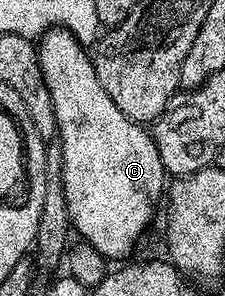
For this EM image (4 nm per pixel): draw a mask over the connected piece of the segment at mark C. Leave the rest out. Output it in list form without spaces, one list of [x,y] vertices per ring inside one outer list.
[[[53,27],[41,36],[36,48],[39,65],[43,69],[43,81],[47,81],[47,89],[51,93],[51,105],[55,105],[55,130],[61,134],[59,136],[59,142],[63,149],[63,173],[61,176],[63,177],[65,196],[67,197],[67,213],[72,230],[76,234],[78,231],[85,238],[82,240],[88,246],[94,247],[106,261],[121,259],[124,255],[132,253],[133,246],[140,241],[141,234],[148,229],[149,222],[153,219],[153,210],[156,209],[157,202],[160,199],[162,202],[163,192],[167,187],[167,172],[159,157],[159,149],[155,145],[152,134],[142,124],[136,123],[133,119],[128,119],[123,113],[123,109],[119,109],[119,105],[115,105],[115,101],[111,101],[111,97],[107,97],[107,89],[103,89],[103,85],[99,85],[99,77],[95,73],[95,65],[86,44],[80,43],[70,31],[64,31],[61,27]]]

